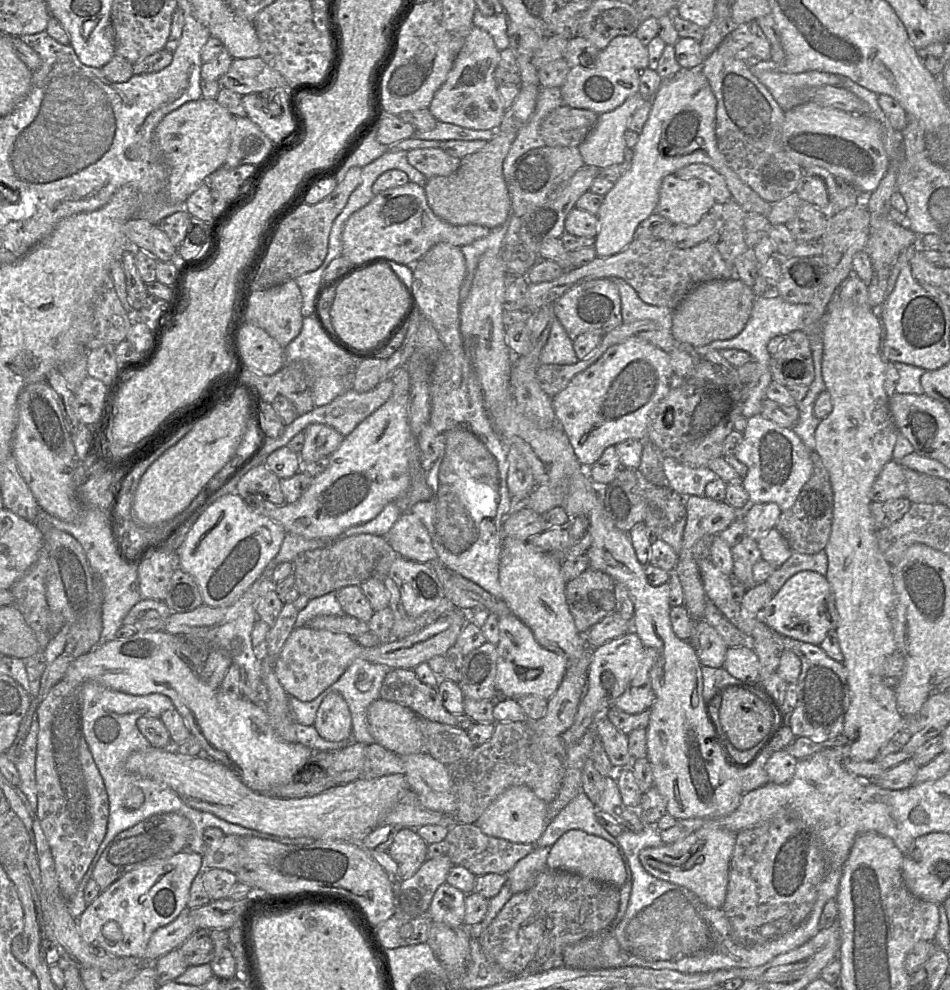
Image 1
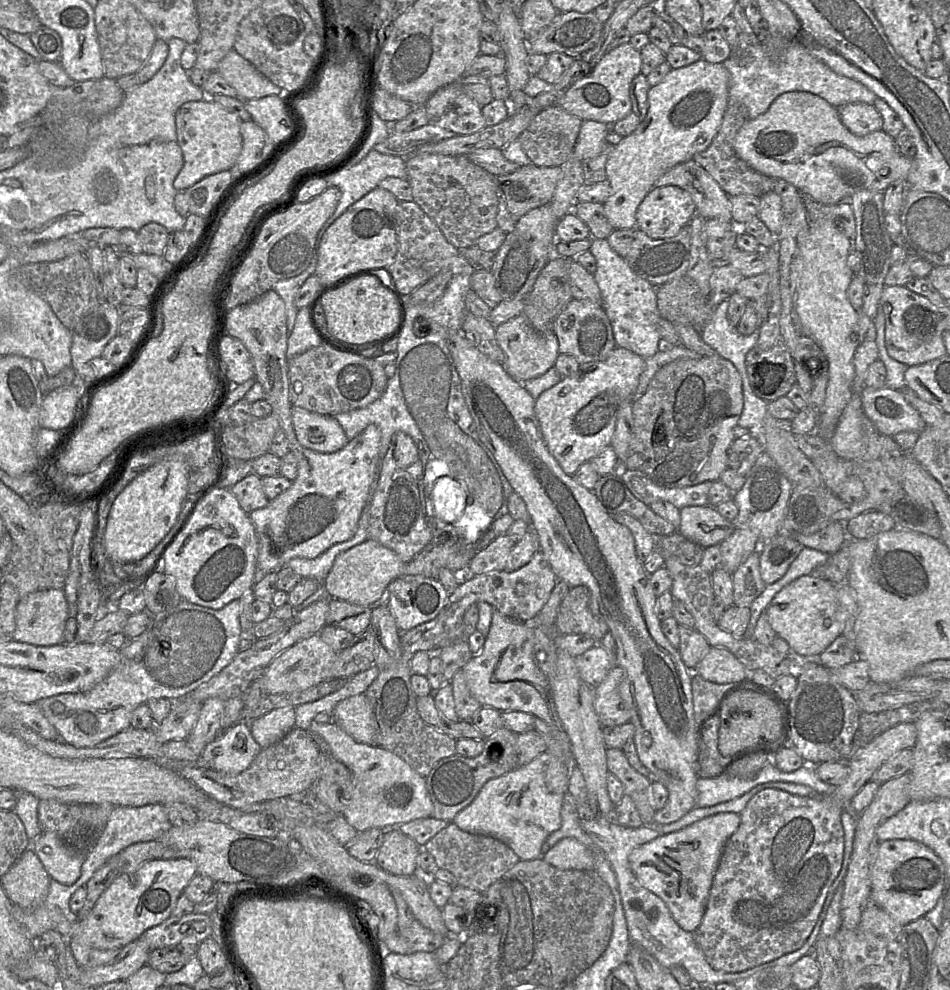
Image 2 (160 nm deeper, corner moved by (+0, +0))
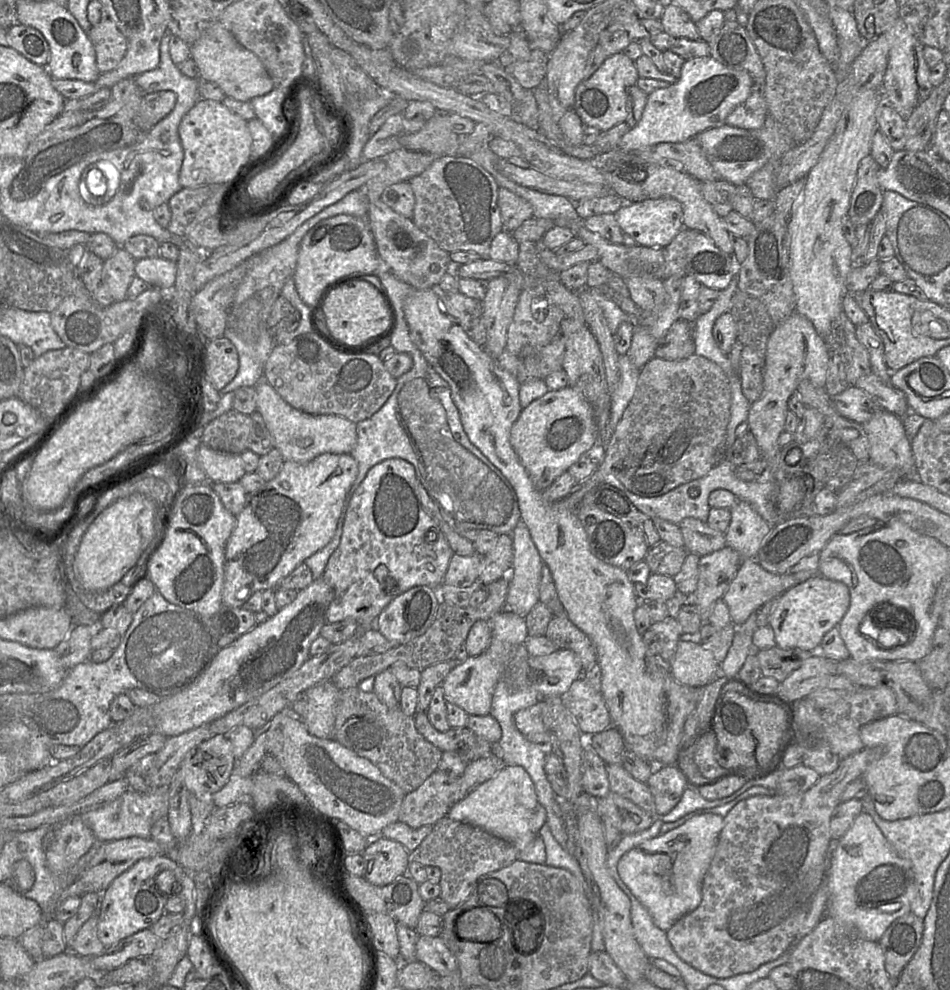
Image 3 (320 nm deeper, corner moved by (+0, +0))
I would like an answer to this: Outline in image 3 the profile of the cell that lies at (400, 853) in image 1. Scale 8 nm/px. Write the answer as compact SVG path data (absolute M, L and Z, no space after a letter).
M381 836L369 843L362 856L364 878L375 886L385 886L407 872L409 851L399 842Z

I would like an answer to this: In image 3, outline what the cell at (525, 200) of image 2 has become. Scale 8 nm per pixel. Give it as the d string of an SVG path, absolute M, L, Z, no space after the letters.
M499 188L498 207L502 219L502 231L511 233L524 221L533 217L530 203L506 188Z

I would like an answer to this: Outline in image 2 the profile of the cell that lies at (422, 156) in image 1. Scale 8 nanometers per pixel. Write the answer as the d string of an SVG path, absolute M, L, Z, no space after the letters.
M415 154L406 159L406 171L413 200L458 250L474 246L481 236L498 227L497 211L501 193L498 178L467 156Z

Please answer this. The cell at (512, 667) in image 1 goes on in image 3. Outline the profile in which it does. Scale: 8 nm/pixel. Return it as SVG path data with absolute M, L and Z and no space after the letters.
M507 609L493 615L488 623L492 635L489 648L478 656L469 656L455 666L441 683L445 701L459 706L469 715L490 714L495 686L501 680L507 664L515 656L517 648L529 636L525 618Z

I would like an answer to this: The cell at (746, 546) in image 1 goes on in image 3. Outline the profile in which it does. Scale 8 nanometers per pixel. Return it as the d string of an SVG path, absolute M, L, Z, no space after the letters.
M745 559L722 599L729 608L732 623L740 626L766 602L778 598L785 591L817 574L818 571L800 571L794 574L788 572L783 575L775 575L763 569L757 559Z

